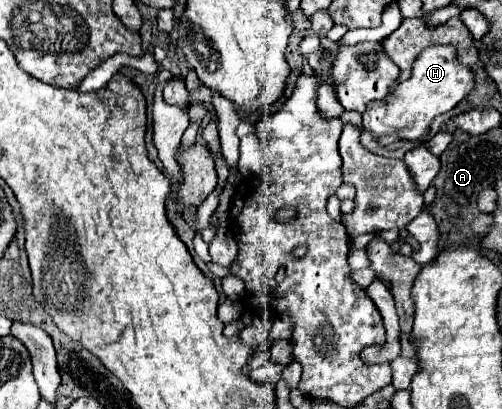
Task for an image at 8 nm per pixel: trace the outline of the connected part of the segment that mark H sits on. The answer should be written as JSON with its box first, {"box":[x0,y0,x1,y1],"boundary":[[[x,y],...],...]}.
{"box":[384,46,474,140],"boundary":[[[434,46],[424,48],[414,66],[412,76],[402,82],[392,96],[384,98],[386,118],[384,124],[390,128],[404,130],[404,140],[424,140],[430,132],[430,122],[438,114],[446,114],[456,108],[474,88],[474,70],[470,66],[462,66],[458,62],[456,48],[452,46]]]}

